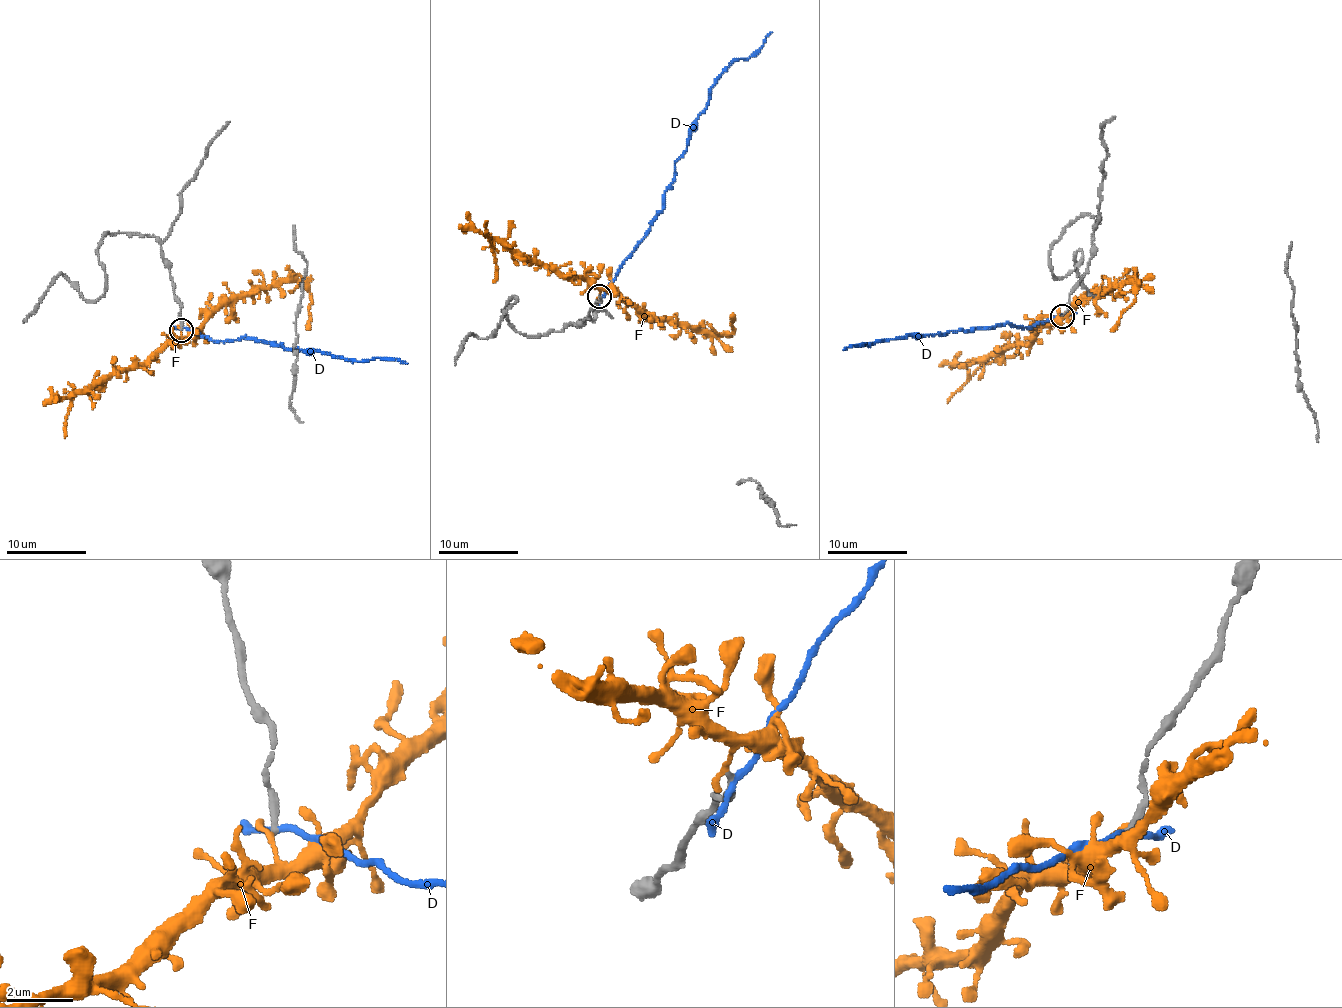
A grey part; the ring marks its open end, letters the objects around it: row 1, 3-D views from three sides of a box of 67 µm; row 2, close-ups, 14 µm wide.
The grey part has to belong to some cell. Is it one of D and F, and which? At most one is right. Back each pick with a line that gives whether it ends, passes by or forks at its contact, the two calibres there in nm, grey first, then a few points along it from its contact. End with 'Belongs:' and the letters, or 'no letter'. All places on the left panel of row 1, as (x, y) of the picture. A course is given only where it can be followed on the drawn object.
Belongs: no letter

